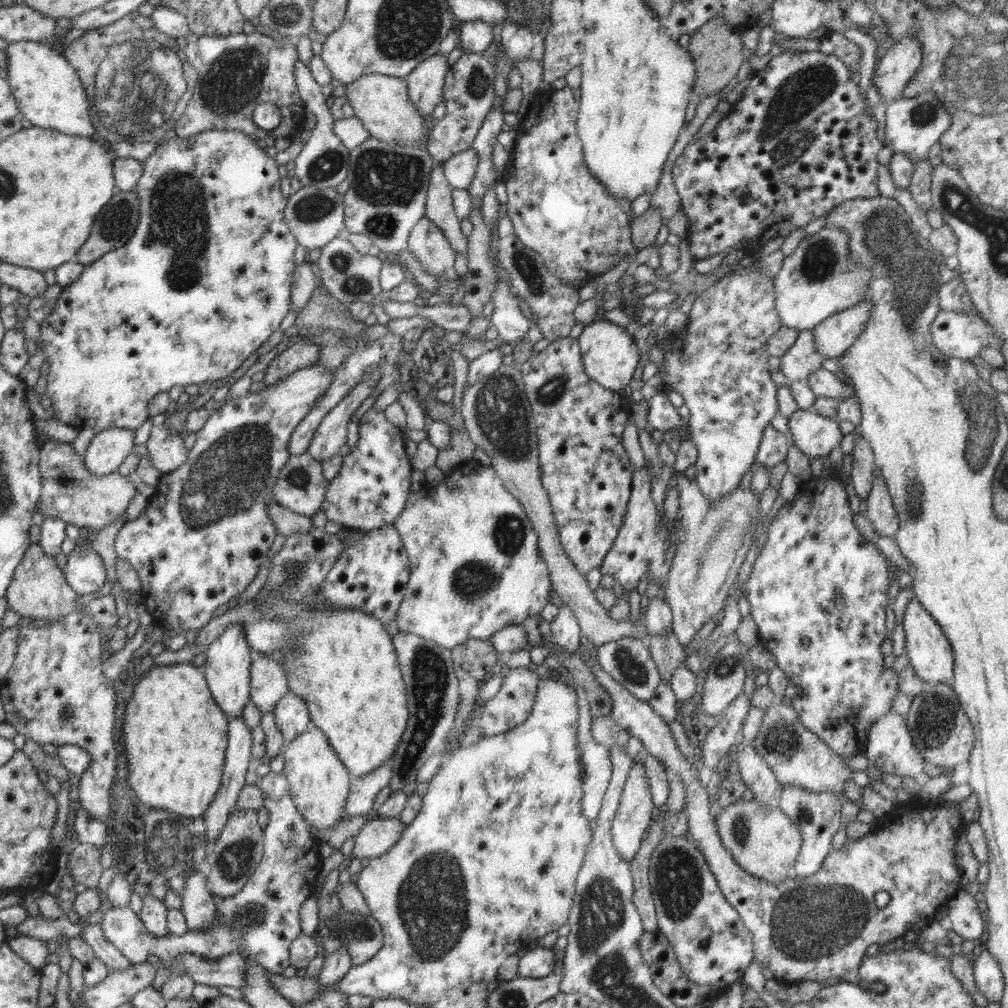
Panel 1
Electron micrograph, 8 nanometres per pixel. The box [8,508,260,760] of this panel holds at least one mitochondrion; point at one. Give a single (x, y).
(66, 712)

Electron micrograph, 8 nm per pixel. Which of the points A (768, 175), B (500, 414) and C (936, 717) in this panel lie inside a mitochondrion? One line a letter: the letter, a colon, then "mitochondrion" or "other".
A: other
B: mitochondrion
C: mitochondrion

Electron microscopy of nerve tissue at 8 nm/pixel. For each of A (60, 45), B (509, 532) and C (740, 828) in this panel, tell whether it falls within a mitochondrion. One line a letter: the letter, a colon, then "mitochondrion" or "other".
A: other
B: mitochondrion
C: mitochondrion

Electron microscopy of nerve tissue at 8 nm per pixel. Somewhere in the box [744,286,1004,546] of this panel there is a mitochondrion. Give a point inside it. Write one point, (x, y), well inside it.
(975, 421)

